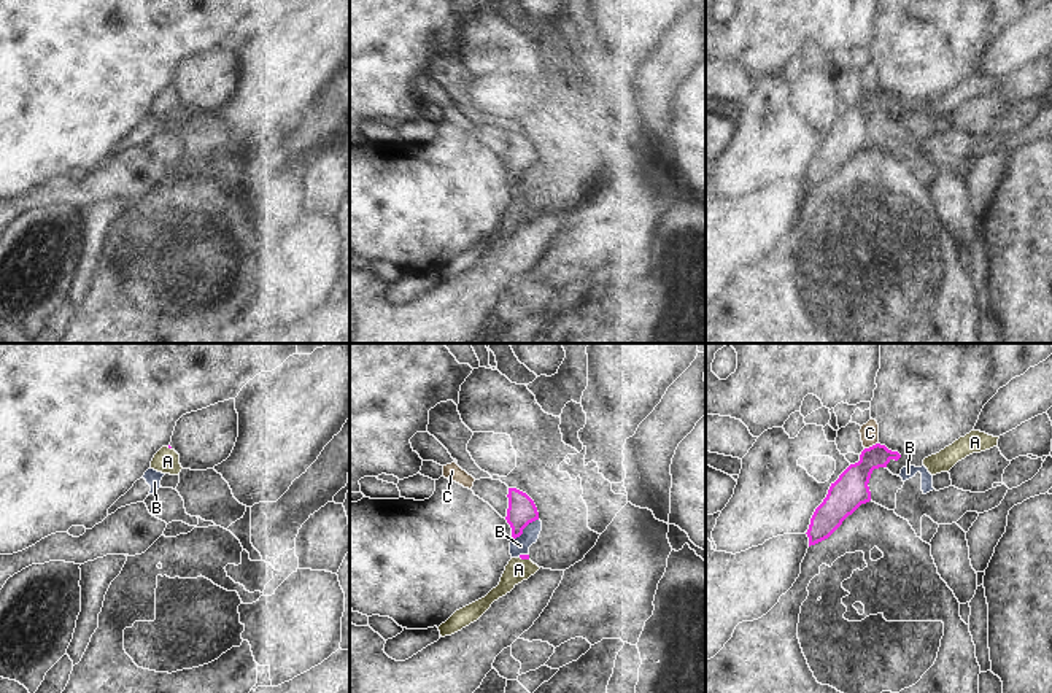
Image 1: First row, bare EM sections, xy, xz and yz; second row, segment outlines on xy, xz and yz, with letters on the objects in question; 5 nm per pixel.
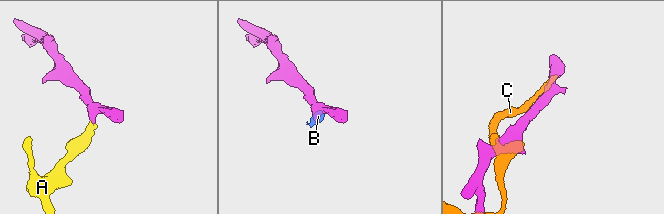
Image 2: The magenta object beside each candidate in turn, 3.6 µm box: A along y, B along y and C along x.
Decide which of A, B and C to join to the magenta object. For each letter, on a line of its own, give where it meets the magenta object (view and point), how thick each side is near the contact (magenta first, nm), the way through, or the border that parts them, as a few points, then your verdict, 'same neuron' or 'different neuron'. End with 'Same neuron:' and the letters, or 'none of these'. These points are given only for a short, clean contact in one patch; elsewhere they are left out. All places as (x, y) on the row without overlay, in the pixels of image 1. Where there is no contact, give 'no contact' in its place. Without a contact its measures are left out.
A: meets magenta in xz at (525, 202); 30 nm thick on the magenta side, 120 nm on the other; runs through xz (523, 201), (525, 202), (518, 213); same neuron
B: meets magenta in xz at (523, 172); 150 nm thick on the magenta side, 90 nm on the other; border along xz (537, 162), (512, 183); different neuron
C: meets magenta in yz at (873, 89); 170 nm thick on the magenta side, 100 nm on the other; border along yz (877, 86), (865, 92); different neuron
Same neuron: A

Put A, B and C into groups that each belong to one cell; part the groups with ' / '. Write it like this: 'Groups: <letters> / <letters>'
Groups: A / B / C.

